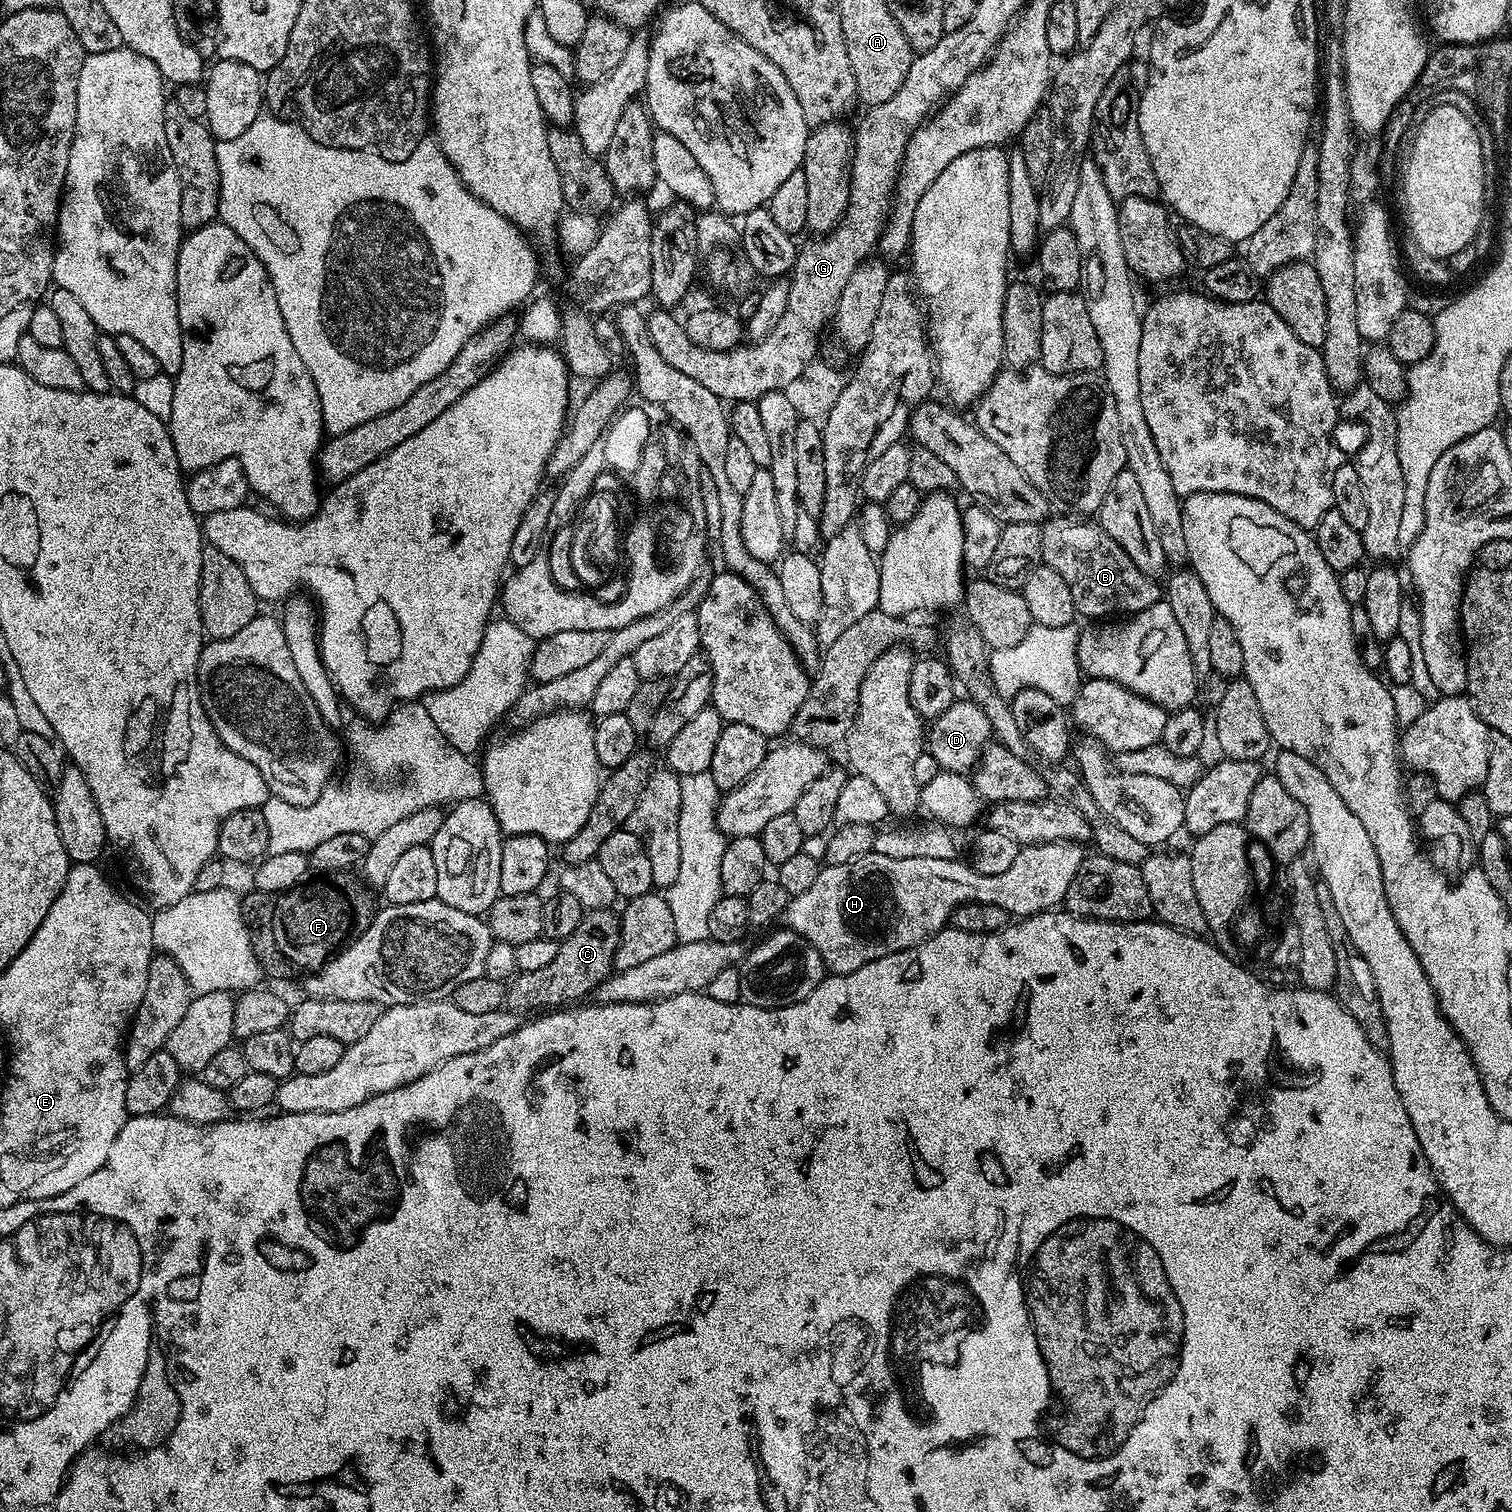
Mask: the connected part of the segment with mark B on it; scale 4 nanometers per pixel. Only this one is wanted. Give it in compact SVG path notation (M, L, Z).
M1058 514L1041 525L1040 533L1041 561L1065 579L1079 617L1100 620L1110 614L1136 615L1161 601L1161 585L1159 588L1153 577L1142 574L1126 550L1097 521Z

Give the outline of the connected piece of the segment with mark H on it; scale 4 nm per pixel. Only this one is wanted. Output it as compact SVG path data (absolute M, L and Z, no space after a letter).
M1057 842L1054 844L1029 844L1027 846L1021 847L1020 853L1018 854L1018 858L1014 858L1014 863L1011 864L1008 869L1005 870L1003 874L978 874L978 870L974 870L971 866L971 863L965 862L963 864L963 859L957 858L955 860L947 860L946 858L926 858L926 857L910 857L910 858L902 858L899 860L898 858L890 858L887 857L886 854L878 854L872 851L870 854L866 854L862 858L858 858L854 862L846 862L846 866L834 866L833 864L829 864L827 866L821 867L820 873L818 874L818 878L814 878L813 884L809 886L807 890L802 890L802 894L798 894L797 896L791 897L788 901L788 909L785 910L784 915L782 917L783 923L787 925L787 927L791 928L792 931L799 934L799 936L804 936L806 938L806 942L810 942L815 946L818 950L818 954L822 954L822 958L824 959L824 967L827 969L829 973L841 976L842 974L850 974L854 970L858 970L858 966L866 966L866 962L870 962L871 960L877 960L878 958L882 958L886 954L894 954L895 952L901 952L902 950L906 950L907 948L915 948L916 945L921 944L923 940L926 939L927 936L932 936L936 932L941 932L944 927L951 921L952 912L958 906L962 906L963 904L985 904L986 906L1002 906L1002 910L1006 910L1008 912L1009 917L1012 918L1023 918L1025 916L1036 916L1039 912L1047 912L1049 910L1055 909L1057 906L1063 905L1064 895L1070 887L1070 882L1074 879L1074 874L1077 874L1079 867L1083 865L1083 862L1086 857L1086 852L1080 848L1081 845L1076 842Z

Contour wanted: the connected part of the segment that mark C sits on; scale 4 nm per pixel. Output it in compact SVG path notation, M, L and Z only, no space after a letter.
M593 908L585 911L578 930L574 930L574 934L560 941L558 955L544 969L517 972L507 981L507 1007L517 1014L525 1014L530 1008L556 1010L569 1002L583 1001L580 999L587 992L588 995L595 993L596 986L608 979L613 971L616 942L619 939L620 918L612 908Z

